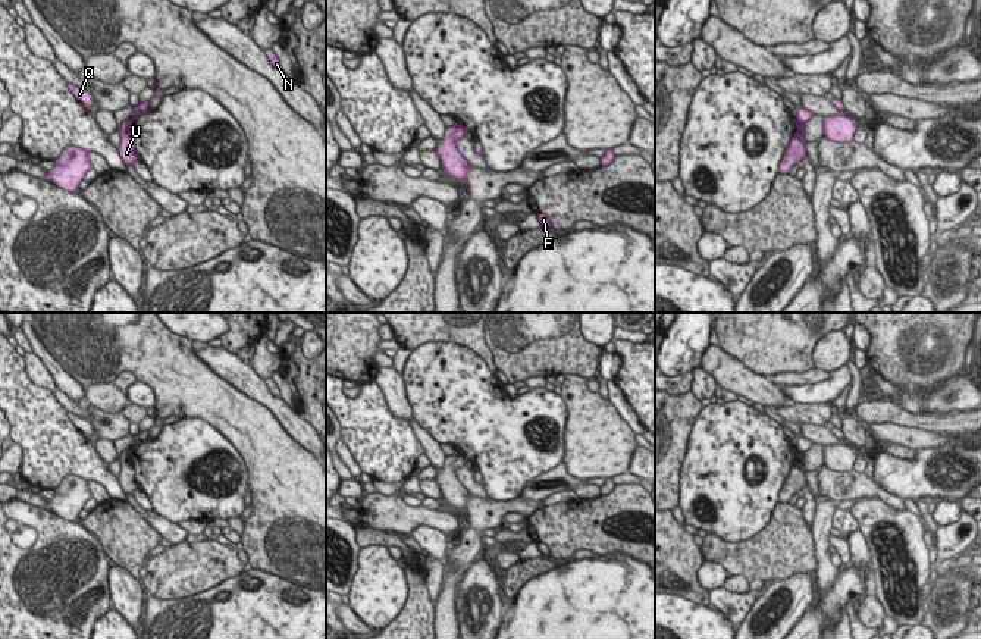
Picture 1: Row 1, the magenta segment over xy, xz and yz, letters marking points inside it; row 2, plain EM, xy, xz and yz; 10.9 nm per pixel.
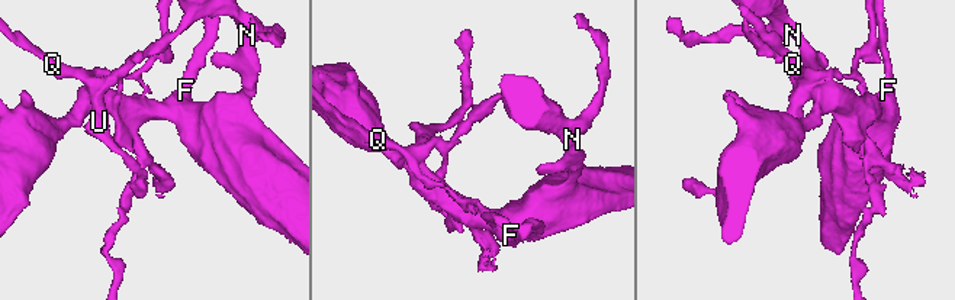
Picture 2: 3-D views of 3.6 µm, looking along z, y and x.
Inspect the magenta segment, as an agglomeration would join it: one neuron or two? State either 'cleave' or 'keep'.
cleave

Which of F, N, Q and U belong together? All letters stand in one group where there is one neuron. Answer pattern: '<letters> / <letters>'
F N U / Q

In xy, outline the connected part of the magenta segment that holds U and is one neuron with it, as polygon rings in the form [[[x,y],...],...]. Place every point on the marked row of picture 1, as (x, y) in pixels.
[[[132,119],[123,122],[122,126],[119,128],[119,132],[120,132],[119,151],[126,165],[134,165],[134,162],[140,159],[138,151],[137,151],[137,141],[129,131],[131,123],[132,123]]]

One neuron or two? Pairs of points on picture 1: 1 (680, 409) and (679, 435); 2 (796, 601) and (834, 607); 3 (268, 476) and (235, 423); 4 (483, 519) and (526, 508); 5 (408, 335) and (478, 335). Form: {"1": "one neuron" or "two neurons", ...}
{"1": "one neuron", "2": "one neuron", "3": "one neuron", "4": "one neuron", "5": "one neuron"}

